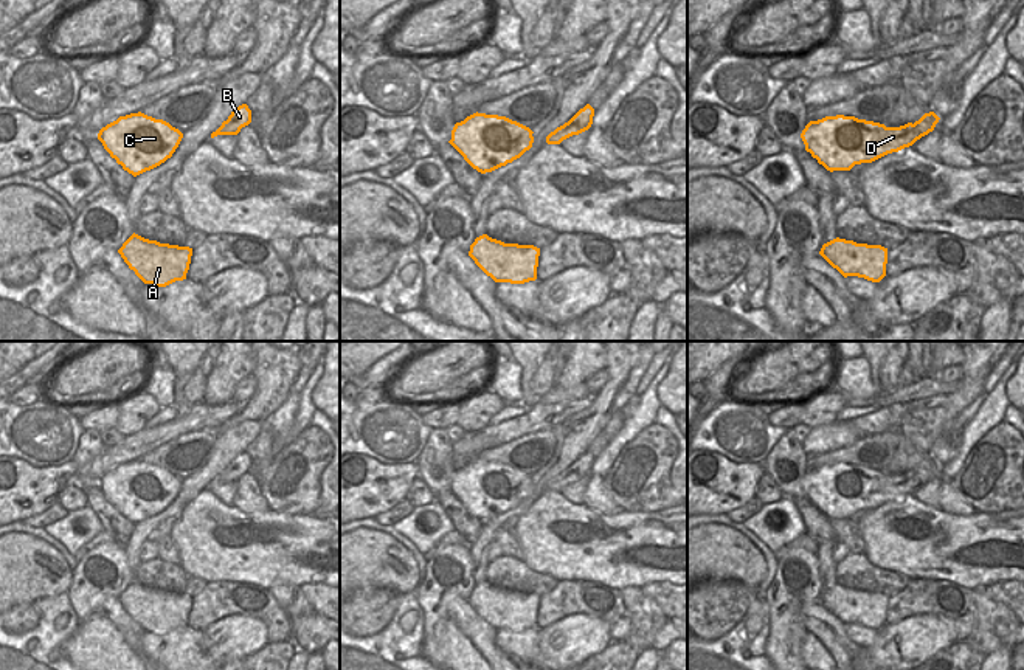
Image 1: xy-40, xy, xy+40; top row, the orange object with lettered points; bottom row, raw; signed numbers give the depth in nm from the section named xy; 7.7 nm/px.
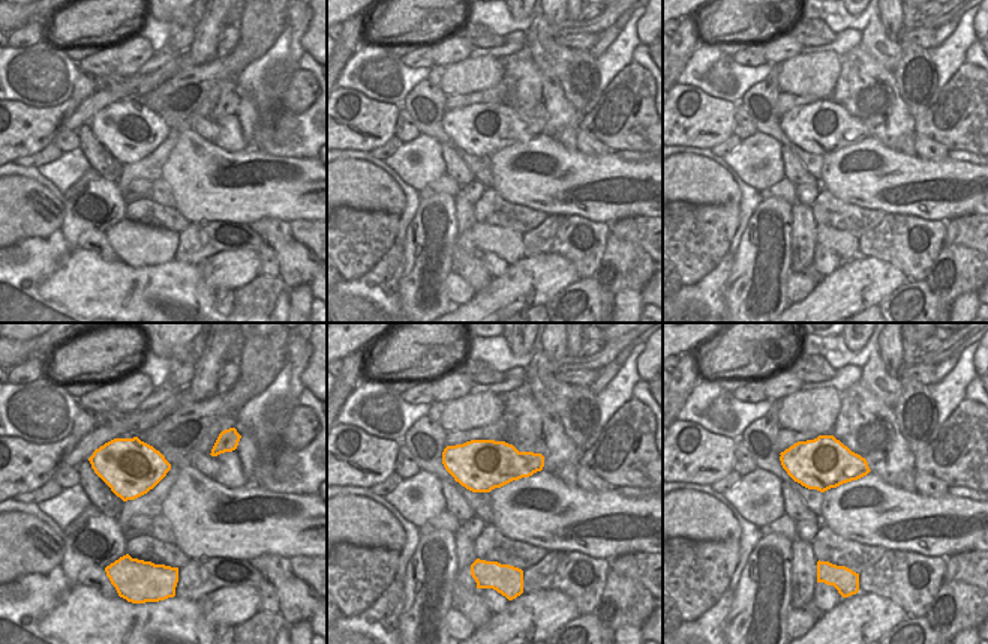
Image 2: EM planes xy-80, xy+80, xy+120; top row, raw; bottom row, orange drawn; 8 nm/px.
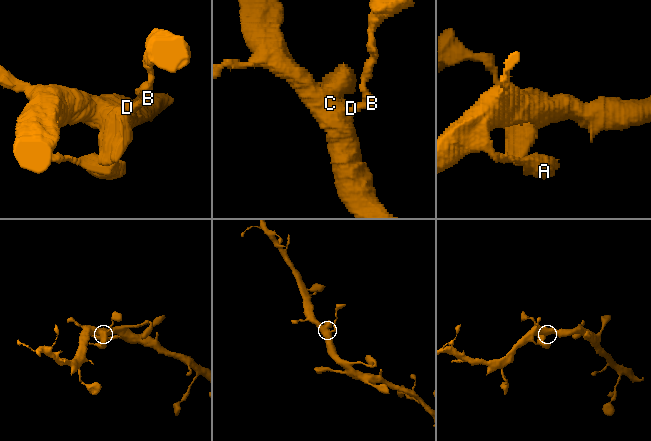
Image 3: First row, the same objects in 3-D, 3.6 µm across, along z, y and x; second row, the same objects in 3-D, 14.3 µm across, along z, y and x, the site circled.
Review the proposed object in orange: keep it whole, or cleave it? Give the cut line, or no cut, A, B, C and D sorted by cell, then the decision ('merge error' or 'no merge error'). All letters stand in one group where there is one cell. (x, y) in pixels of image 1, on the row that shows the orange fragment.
cut xy+40 (911, 124), (922, 135); groups A C D / B; merge error

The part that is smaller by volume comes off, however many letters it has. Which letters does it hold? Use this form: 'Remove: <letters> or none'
Remove: B

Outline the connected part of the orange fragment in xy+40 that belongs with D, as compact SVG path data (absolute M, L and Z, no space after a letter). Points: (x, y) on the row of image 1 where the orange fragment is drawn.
M825 116L810 121L801 133L805 150L811 154L827 171L850 171L855 164L872 163L887 154L898 152L912 146L922 138L912 130L912 123L900 127L886 127L884 124L858 119L855 116Z

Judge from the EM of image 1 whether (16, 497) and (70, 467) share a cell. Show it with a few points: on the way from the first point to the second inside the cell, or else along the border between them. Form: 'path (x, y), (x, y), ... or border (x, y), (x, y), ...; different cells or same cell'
path (30, 490), (56, 478); same cell

